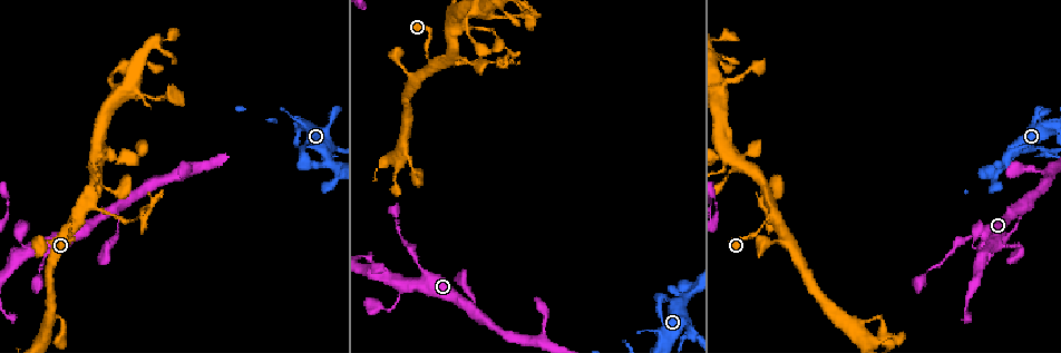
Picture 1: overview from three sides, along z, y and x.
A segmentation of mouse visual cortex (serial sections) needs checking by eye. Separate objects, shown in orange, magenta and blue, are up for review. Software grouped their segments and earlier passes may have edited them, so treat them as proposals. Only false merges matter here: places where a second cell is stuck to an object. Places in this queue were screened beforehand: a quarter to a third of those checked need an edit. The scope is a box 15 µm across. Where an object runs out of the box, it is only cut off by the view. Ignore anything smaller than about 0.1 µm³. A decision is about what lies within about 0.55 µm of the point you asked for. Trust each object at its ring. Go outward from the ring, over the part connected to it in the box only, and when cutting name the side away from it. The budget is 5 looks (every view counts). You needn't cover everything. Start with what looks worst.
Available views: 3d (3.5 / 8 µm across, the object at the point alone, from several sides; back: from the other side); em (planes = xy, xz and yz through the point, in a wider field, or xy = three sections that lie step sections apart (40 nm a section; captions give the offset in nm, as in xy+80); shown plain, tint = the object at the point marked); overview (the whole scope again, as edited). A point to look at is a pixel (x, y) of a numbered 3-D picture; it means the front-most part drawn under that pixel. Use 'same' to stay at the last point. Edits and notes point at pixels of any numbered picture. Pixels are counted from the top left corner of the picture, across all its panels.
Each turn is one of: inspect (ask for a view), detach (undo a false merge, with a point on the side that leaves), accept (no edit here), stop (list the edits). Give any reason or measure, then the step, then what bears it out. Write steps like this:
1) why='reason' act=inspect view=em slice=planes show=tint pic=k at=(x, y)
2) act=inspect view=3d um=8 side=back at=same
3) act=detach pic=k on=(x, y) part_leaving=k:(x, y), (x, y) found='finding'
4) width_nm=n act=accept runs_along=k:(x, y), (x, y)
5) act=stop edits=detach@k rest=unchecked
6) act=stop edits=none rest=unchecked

why='abrupt turn' act=inspect view=3d um=3.5 pic=1 at=(333, 149)

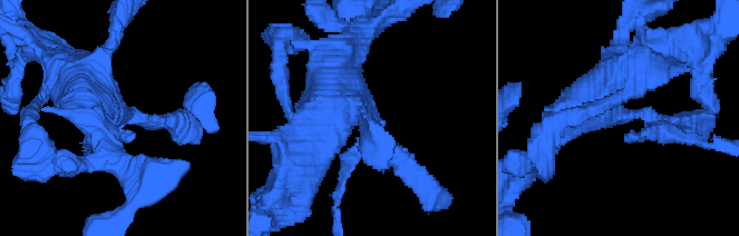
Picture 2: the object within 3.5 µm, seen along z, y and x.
arms=3 arm_widths_nm=150,200,500 why='need the tissue' act=inspect view=em slice=xy step=2 show=tint pic=2 at=(638, 116)

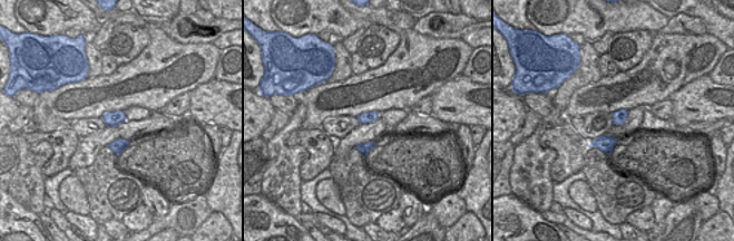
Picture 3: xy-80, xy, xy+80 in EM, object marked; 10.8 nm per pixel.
act=inspect view=em slice=xy step=3 show=tint at=same

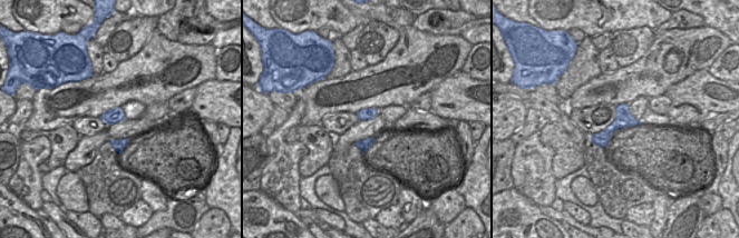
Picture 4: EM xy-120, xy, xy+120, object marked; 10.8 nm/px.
width_nm=130 act=accept runs_along=2:(331, 96), (366, 107), (417, 187) found='continuous, no second cell'

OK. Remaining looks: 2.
why='calibre changes' act=inspect view=em slice=xy step=3 show=tint pic=1 at=(99, 210)

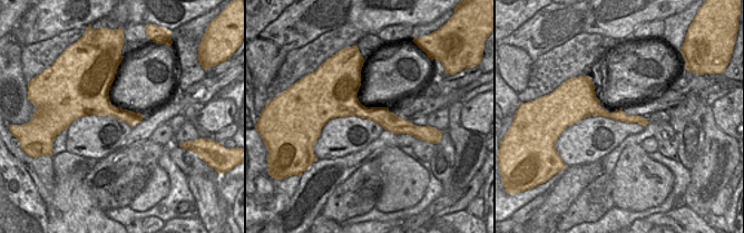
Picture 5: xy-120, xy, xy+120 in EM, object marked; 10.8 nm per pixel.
act=inspect view=3d um=3.5 at=same

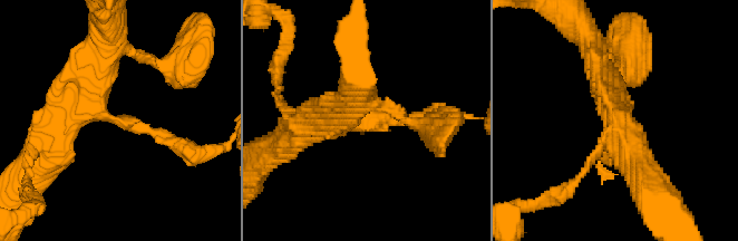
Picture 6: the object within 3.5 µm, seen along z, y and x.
act=accept found='continuous, no second cell'

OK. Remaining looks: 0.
act=stop edits=none rest=unchecked

